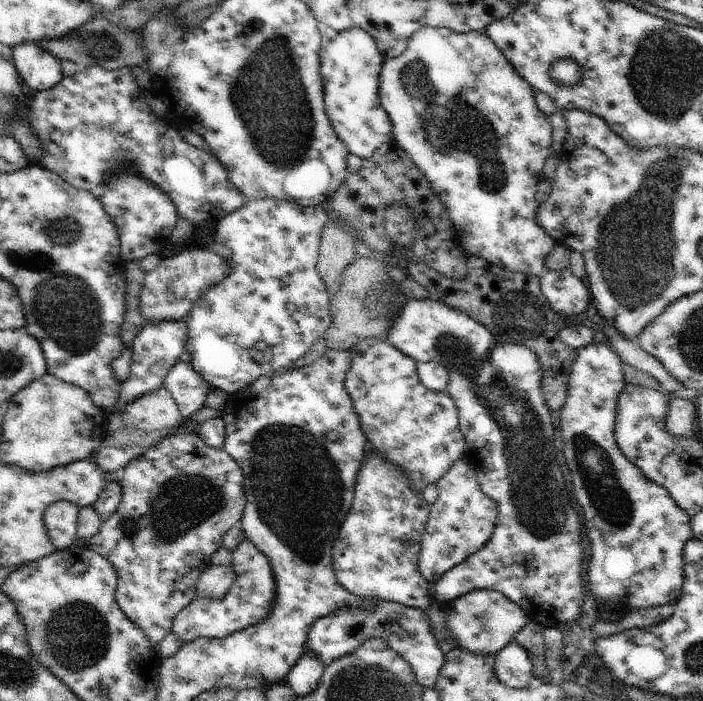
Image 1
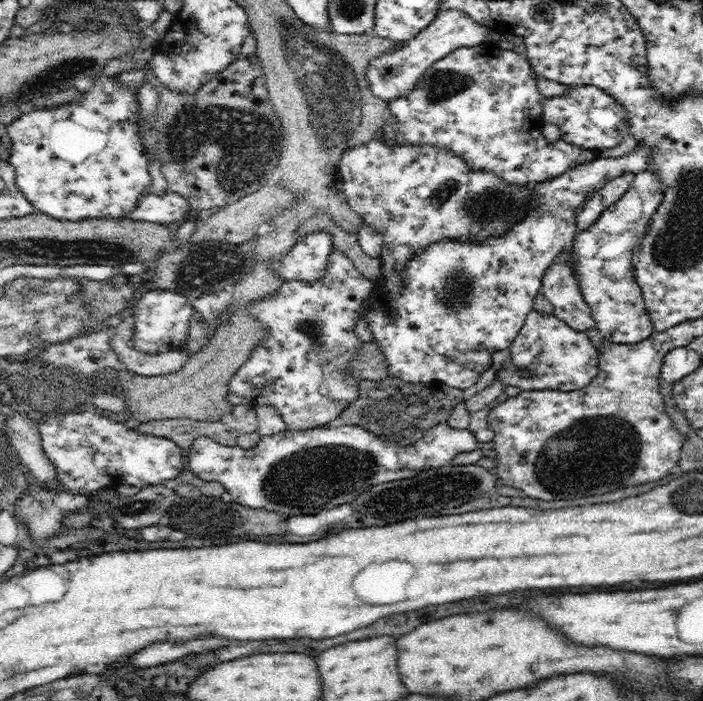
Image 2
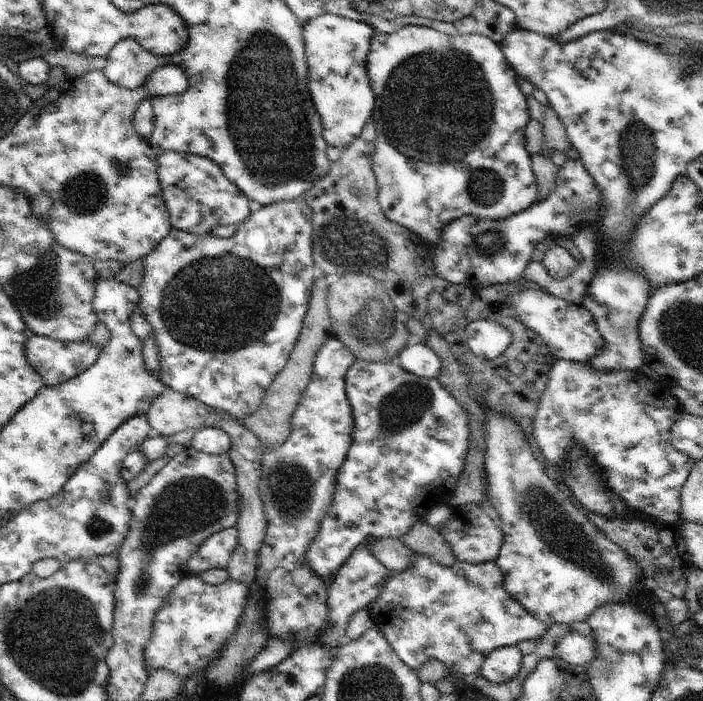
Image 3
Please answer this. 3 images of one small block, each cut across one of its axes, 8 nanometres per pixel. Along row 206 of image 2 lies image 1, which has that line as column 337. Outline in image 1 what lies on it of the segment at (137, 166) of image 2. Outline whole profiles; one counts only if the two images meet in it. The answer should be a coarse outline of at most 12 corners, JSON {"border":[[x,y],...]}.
{"border":[[358,26],[322,50],[324,104],[350,154],[394,142],[387,56]]}

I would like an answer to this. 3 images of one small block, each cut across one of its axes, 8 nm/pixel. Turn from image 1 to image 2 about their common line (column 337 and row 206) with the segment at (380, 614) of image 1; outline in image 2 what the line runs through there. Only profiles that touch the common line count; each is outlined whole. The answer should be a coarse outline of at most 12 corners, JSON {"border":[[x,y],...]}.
{"border":[[638,172],[573,242],[595,327],[616,344],[653,331],[633,252],[664,200]]}

